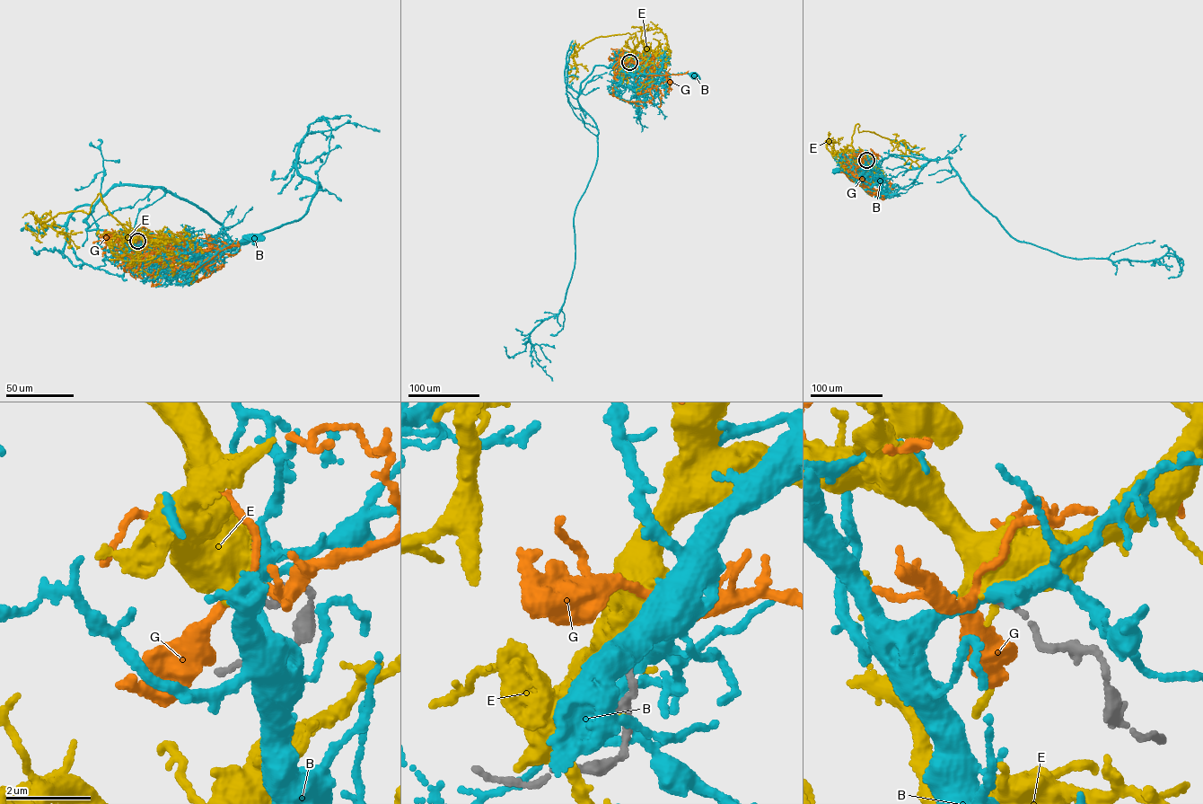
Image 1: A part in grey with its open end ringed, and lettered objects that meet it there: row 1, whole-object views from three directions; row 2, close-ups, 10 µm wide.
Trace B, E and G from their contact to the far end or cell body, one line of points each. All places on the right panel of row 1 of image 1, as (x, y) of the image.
B: (866, 160), (865, 163), (872, 170), (855, 181), (838, 170)
E: (866, 160), (852, 145), (857, 123), (859, 132), (904, 140), (906, 154), (919, 166)
G: (866, 160), (857, 166), (853, 178), (883, 199), (890, 193), (882, 193), (882, 189)

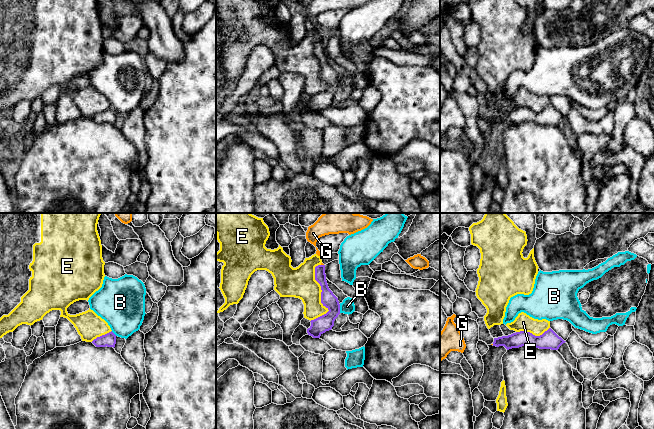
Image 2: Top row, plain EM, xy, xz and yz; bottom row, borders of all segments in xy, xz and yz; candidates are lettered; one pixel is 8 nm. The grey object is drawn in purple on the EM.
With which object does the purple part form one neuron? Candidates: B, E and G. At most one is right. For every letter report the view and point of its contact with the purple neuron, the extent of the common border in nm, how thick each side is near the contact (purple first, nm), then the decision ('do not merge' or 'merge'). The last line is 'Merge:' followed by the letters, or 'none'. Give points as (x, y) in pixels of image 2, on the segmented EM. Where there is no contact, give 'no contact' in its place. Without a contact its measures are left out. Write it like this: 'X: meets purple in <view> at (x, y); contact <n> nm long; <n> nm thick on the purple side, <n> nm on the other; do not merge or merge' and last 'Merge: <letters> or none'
B: meets purple in xz at (339, 308); contact 70 nm long; 140 nm thick on the purple side, 110 nm on the other; do not merge
E: meets purple in xz at (321, 296); contact 480 nm long; 140 nm thick on the purple side, 240 nm on the other; do not merge
G: meets purple in xz at (322, 265); contact 30 nm long; 100 nm thick on the purple side, 20 nm on the other; merge
Merge: G

